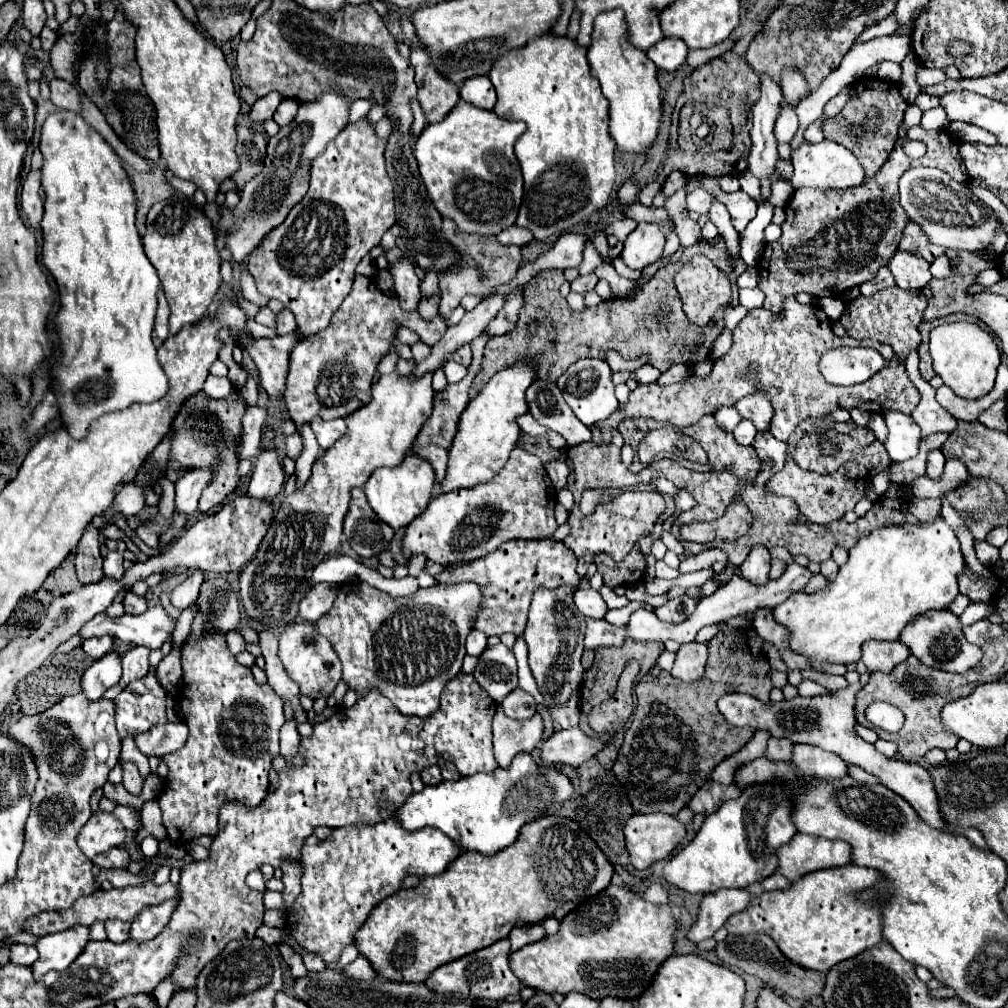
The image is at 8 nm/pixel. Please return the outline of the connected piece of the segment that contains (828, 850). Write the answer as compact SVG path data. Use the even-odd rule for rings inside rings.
M796 834L786 846L776 850L776 856L778 874L794 882L814 870L850 864L850 846L844 840Z

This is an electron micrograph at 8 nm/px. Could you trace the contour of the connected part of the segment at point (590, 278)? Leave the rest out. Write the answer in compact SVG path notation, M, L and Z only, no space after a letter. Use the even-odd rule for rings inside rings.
M592 272L592 274L586 274L586 276L578 276L570 286L572 286L572 292L586 294L588 290L594 290L596 282L598 282L598 276Z

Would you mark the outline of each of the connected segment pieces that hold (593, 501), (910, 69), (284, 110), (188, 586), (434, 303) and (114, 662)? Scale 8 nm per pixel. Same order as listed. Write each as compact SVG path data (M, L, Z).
M588 490L588 492L584 492L584 496L580 500L580 512L582 514L592 514L596 504L600 504L612 492L614 490Z
M910 51L901 62L902 75L899 81L899 88L903 98L909 103L914 103L914 100L916 100L920 93L920 87L916 82L916 72L920 63L913 63L916 61L917 58L914 56L914 52Z
M282 100L280 106L276 108L274 122L278 126L286 126L288 122L292 122L292 118L296 116L296 112L298 112L298 102L296 100Z
M200 570L190 572L188 578L174 588L174 592L172 592L172 596L170 596L170 602L172 602L176 608L180 608L180 610L192 606L192 604L196 602L196 598L198 598L198 590L200 590L200 584L202 584L202 582L204 582L204 574L202 574Z
M436 298L422 300L418 306L418 312L420 312L422 320L434 320L434 316L438 316L438 300Z
M108 652L104 658L96 660L92 666L88 666L82 674L82 692L84 696L92 702L92 700L100 700L102 694L112 688L114 684L118 684L120 676L122 676L122 664L120 664L120 656L114 652Z

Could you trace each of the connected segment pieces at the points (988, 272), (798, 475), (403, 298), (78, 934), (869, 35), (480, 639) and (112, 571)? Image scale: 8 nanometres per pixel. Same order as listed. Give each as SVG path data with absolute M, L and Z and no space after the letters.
M986 269L984 273L980 273L976 279L976 283L988 288L994 285L1002 278L998 269Z
M786 460L784 468L770 478L768 492L796 500L802 516L808 522L828 524L832 520L840 520L844 516L844 512L854 510L856 502L860 498L864 498L864 494L866 494L866 484L868 484L868 470L866 470L866 466L862 466L858 462L846 462L836 472L822 476L822 474L814 474L814 472L798 468L794 464L794 460Z
M402 258L396 264L392 264L390 270L394 276L394 288L396 288L402 310L414 312L420 302L420 288L418 288L420 280L414 274L414 266L406 258Z
M72 926L64 932L54 932L38 938L34 944L38 950L38 960L30 966L34 980L42 980L42 976L50 970L66 970L88 944L88 928Z
M890 14L888 18L876 22L876 26L870 26L868 30L864 30L864 34L860 34L860 42L866 42L866 40L872 40L872 38L878 38L878 36L888 36L892 34L894 30L898 28L898 20L894 14Z
M472 630L466 638L466 652L470 656L480 656L484 652L484 648L486 648L486 636L480 634L478 630Z
M118 542L118 550L116 552L108 552L108 556L104 558L104 576L106 578L114 578L120 580L124 576L124 568L122 568L122 552L126 550L124 542Z

